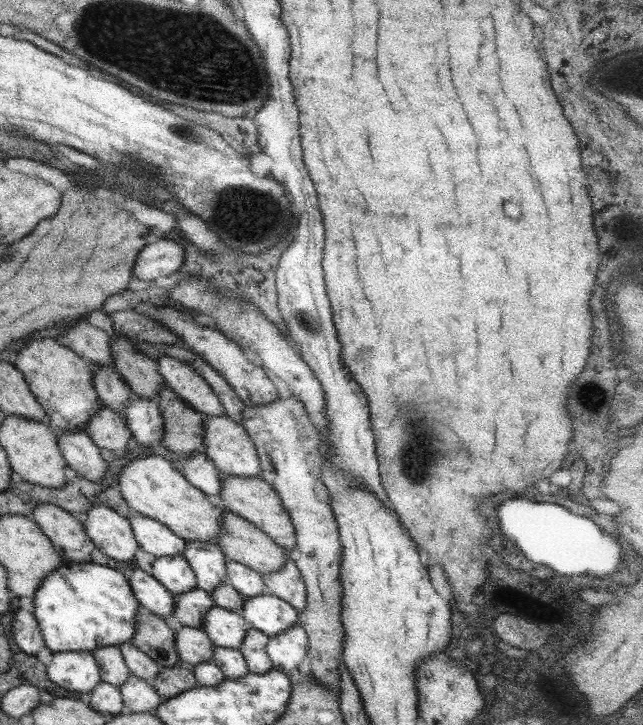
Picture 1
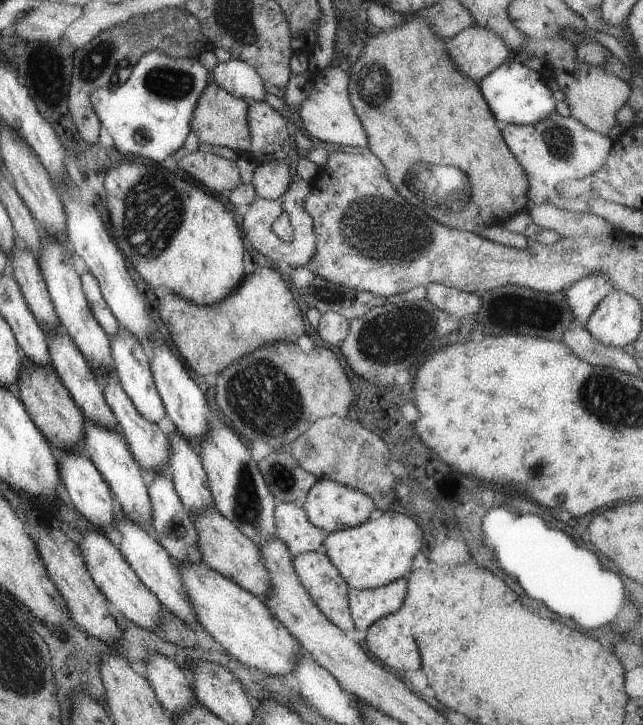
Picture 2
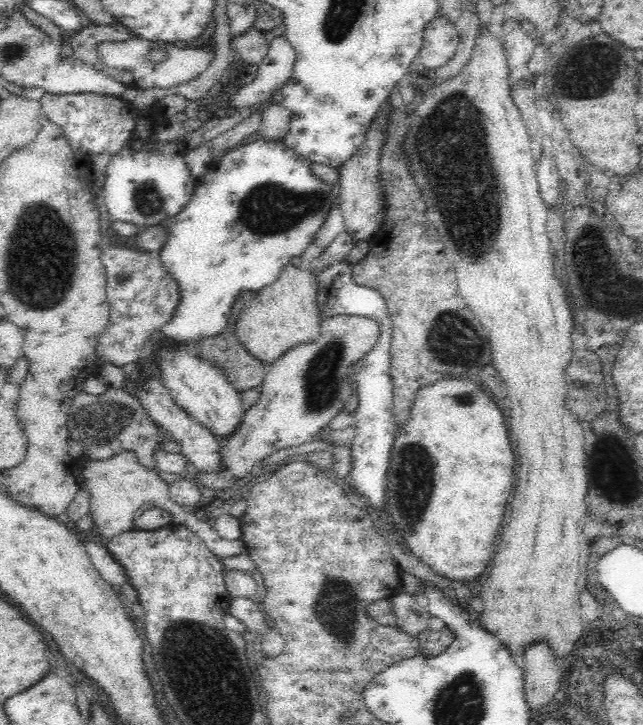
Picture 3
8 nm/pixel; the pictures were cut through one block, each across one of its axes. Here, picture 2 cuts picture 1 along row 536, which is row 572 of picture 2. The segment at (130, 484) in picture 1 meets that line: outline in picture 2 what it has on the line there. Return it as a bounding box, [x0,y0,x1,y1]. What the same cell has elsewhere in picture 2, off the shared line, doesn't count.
[176,562,302,677]

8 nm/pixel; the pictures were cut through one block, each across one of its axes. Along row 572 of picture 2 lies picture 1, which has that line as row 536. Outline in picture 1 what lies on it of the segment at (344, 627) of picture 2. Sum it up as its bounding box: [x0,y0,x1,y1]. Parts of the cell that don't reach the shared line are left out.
[239,396,344,690]

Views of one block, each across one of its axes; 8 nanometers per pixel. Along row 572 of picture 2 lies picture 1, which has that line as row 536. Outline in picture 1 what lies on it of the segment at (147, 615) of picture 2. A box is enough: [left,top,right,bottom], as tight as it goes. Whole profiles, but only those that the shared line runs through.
[81,504,139,562]

